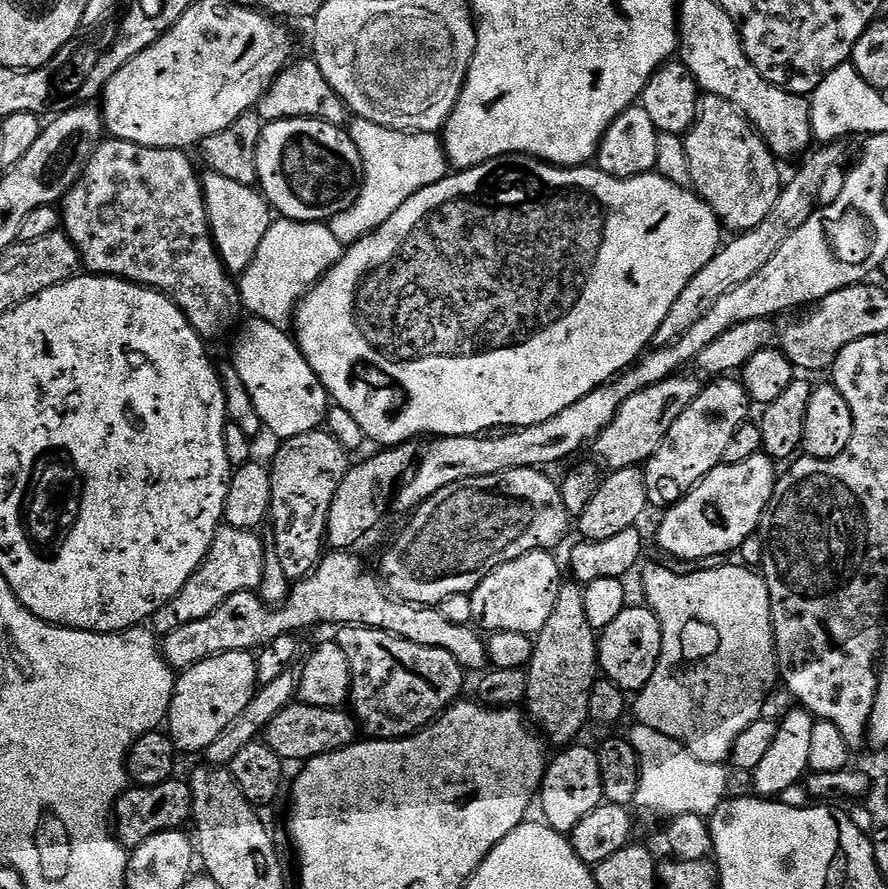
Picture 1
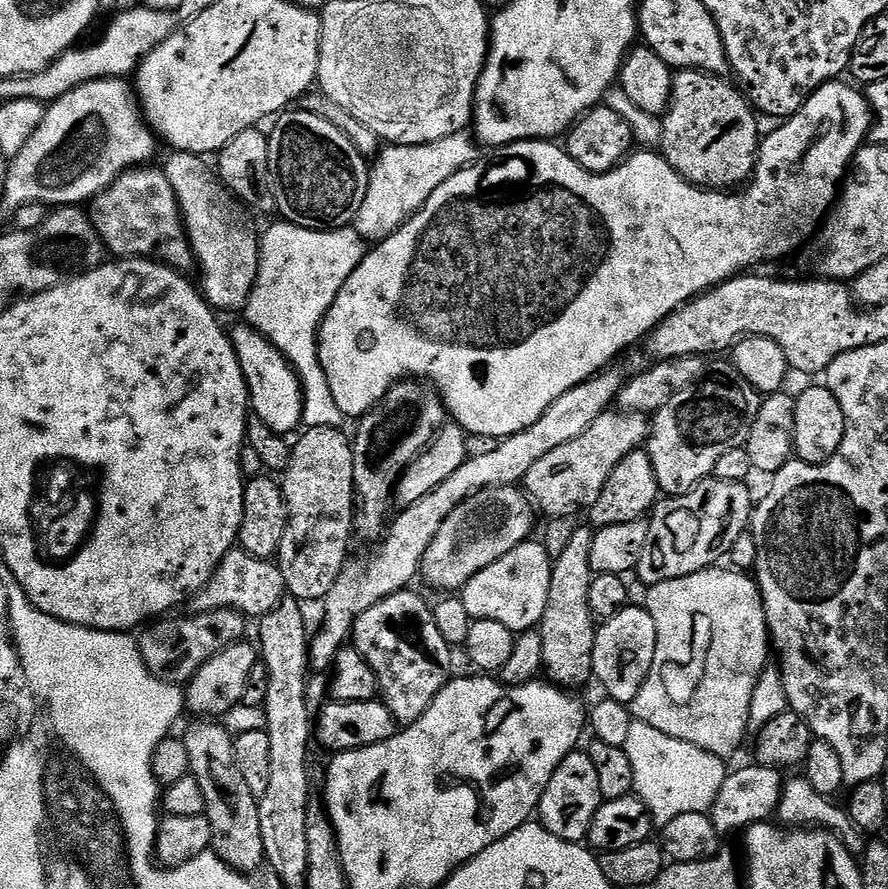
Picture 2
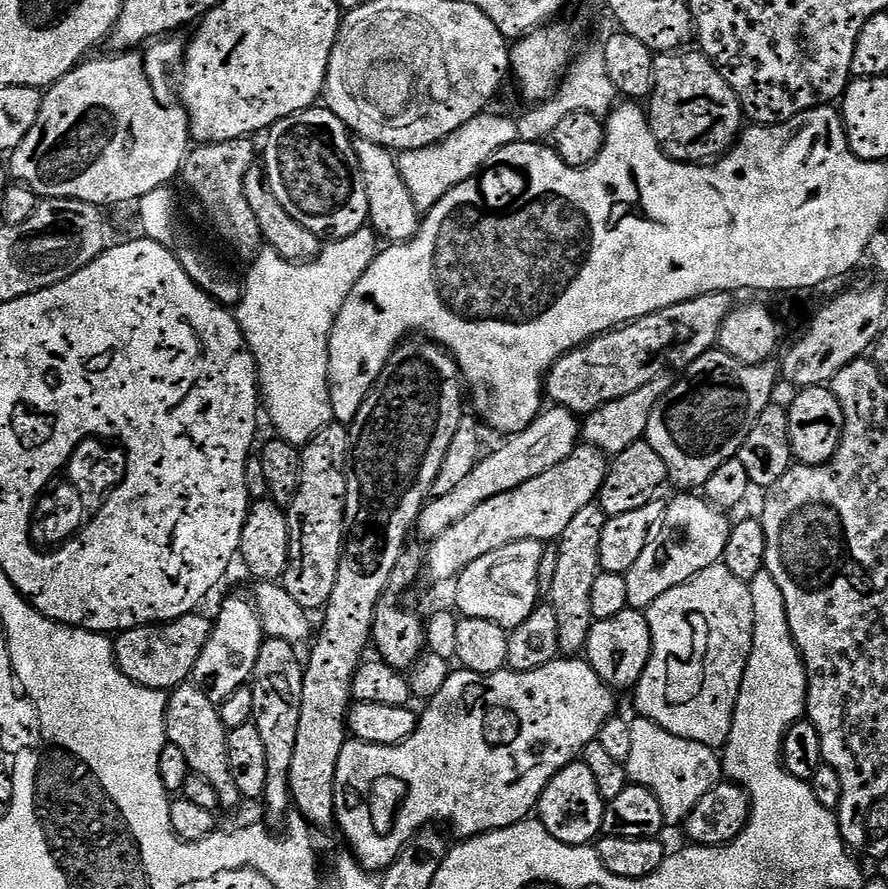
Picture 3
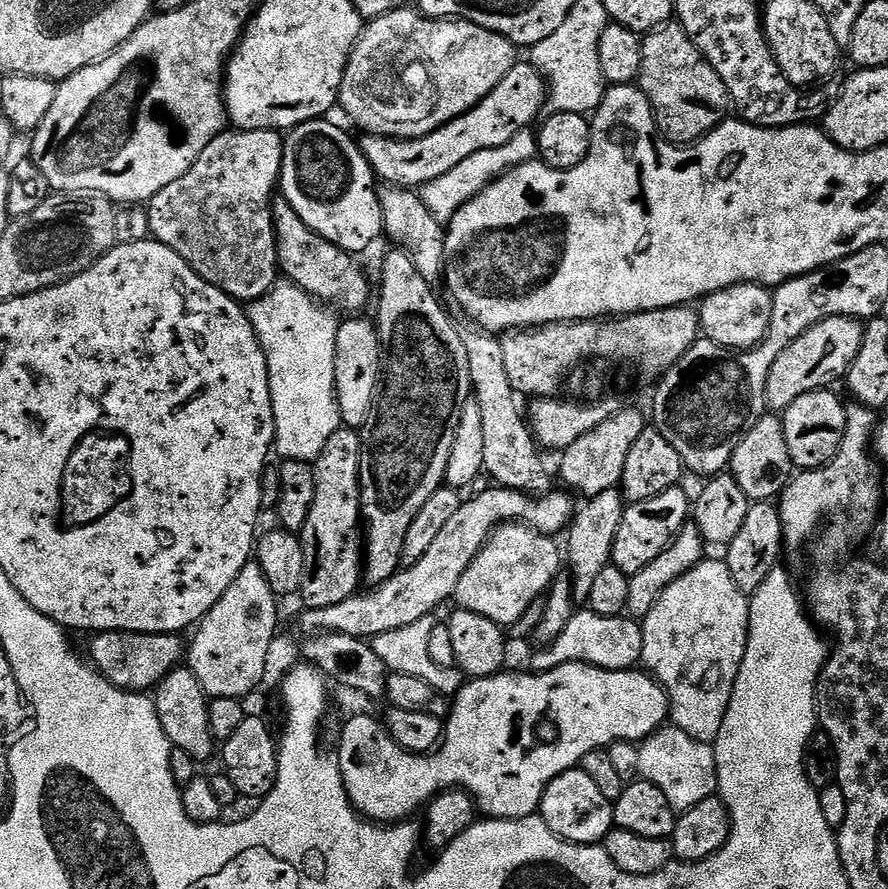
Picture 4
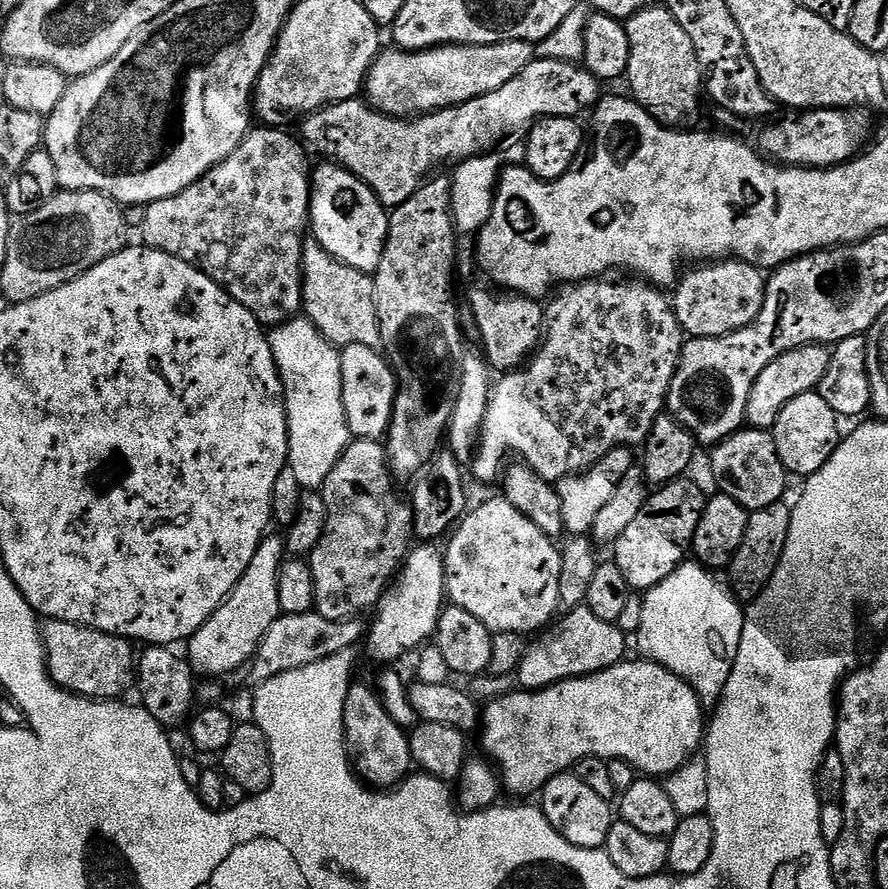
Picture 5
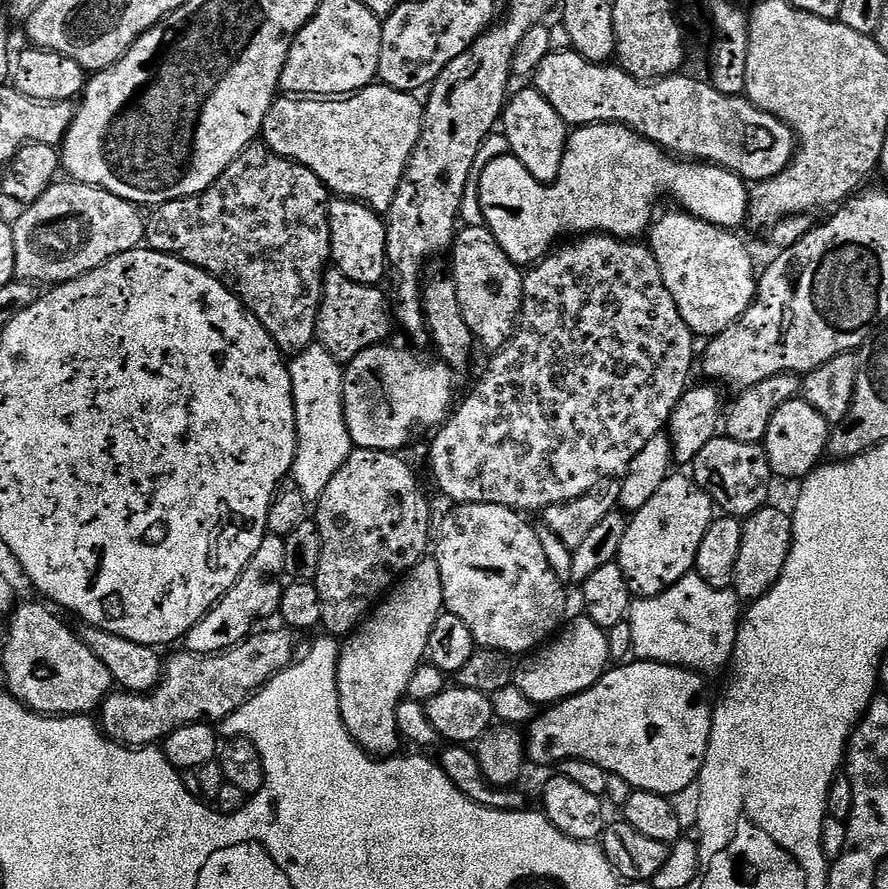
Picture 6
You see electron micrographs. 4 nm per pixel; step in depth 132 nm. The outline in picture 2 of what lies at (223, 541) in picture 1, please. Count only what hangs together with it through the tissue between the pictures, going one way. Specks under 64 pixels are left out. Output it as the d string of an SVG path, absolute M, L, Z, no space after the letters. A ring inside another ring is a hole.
M237 546L226 554L226 558L222 558L210 582L191 597L190 605L192 604L193 613L233 608L245 618L251 618L251 616L263 618L280 605L285 594L286 589L279 563L254 558L243 548Z

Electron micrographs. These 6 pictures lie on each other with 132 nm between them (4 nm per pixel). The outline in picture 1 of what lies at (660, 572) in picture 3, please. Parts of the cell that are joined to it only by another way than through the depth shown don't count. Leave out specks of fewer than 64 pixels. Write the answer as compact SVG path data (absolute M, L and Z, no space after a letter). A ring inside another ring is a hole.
M763 454L759 456L751 456L746 458L746 462L738 462L737 464L725 464L721 462L714 470L710 470L710 474L706 474L706 478L702 478L696 484L695 488L691 488L688 491L688 495L683 496L683 498L678 501L678 503L673 504L671 508L667 509L663 513L664 516L660 520L660 525L656 528L656 544L665 552L668 556L673 556L676 560L704 560L700 562L708 562L711 556L724 556L727 552L735 553L739 549L742 542L746 542L746 538L750 538L760 527L760 519L764 516L764 511L766 506L770 502L770 498L774 494L774 486L776 485L778 479L778 471L776 472L777 465L774 463L772 457L765 456Z

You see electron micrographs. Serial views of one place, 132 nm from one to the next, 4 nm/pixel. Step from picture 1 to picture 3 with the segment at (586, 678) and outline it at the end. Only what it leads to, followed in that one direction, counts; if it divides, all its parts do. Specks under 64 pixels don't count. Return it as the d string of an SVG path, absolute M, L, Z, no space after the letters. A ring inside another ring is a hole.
M599 503L587 504L582 510L578 510L578 514L574 514L574 522L566 526L558 541L558 567L555 571L553 589L550 590L547 599L554 614L558 614L560 651L568 658L583 653L588 646L590 630L594 623L590 614L590 593L594 587L594 578L598 578L602 570L598 548L602 546L602 530L608 517L601 510Z

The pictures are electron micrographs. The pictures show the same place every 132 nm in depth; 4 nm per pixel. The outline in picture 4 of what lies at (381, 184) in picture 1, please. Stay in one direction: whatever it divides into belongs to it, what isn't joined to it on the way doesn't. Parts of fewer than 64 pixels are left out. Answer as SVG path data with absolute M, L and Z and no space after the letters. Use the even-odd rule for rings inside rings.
M532 130L519 132L514 134L514 138L510 138L510 142L506 142L506 146L498 146L494 150L478 150L478 154L470 154L470 158L466 158L466 162L458 162L458 166L454 166L454 170L450 170L446 174L442 174L442 178L434 178L434 182L425 184L423 188L419 189L418 195L424 201L426 210L430 210L430 214L434 214L436 221L439 224L447 225L448 221L454 218L454 214L458 214L458 210L462 210L462 206L466 206L466 202L474 199L488 185L499 180L505 172L512 171L518 165L537 159L537 156L537 133Z

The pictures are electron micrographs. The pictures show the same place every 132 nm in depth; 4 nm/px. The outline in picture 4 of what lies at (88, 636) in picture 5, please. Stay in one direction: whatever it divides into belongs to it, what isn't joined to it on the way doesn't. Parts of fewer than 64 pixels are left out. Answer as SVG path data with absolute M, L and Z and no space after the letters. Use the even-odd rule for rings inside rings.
M98 632L89 640L86 656L92 667L123 692L151 693L186 656L185 641L171 632Z

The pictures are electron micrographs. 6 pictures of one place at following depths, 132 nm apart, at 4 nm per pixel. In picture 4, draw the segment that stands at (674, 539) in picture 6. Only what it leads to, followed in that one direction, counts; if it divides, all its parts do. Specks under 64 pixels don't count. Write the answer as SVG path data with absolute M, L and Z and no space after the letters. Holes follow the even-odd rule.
M677 486L658 494L658 498L646 498L646 502L628 504L624 510L622 526L618 526L618 538L614 538L614 550L612 551L612 565L622 570L631 578L638 574L658 554L662 554L672 544L677 534L690 520L690 496L683 492L683 487Z

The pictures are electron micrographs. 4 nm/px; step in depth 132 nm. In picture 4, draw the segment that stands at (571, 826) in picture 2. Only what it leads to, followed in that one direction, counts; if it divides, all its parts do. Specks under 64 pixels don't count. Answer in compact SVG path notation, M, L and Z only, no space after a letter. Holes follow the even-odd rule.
M577 766L569 772L558 774L558 778L546 786L538 815L560 840L568 840L572 844L599 845L614 827L612 806L613 801L607 800L594 781Z

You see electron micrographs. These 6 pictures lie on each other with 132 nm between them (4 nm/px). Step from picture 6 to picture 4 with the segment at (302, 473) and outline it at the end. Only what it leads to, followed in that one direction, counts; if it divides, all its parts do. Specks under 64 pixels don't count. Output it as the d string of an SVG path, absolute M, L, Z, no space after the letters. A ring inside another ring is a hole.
M287 282L277 283L261 300L251 301L246 311L266 354L276 427L275 455L280 455L281 461L314 462L330 442L330 434L342 427L334 374L336 335L340 329L337 313Z

